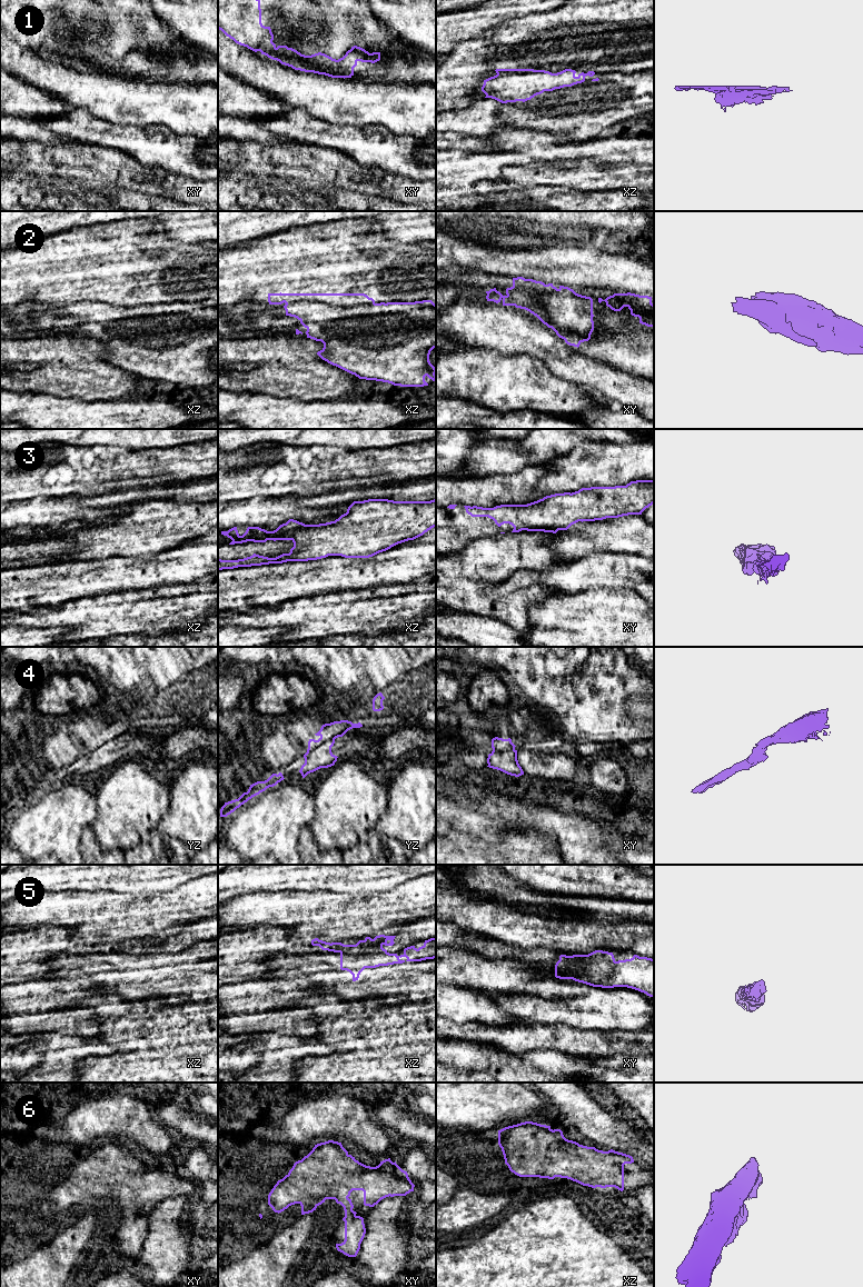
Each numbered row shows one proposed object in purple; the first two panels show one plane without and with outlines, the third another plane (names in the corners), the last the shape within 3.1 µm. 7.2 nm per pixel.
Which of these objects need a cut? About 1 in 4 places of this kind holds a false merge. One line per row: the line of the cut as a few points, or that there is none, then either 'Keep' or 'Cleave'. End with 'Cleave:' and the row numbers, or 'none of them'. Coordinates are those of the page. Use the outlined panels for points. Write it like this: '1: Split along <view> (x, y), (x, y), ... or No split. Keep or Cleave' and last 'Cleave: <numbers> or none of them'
1: Split along xz (535, 70), (499, 72), (497, 75). Cleave
2: Split along xz (374, 302), (333, 306), (314, 301), (294, 301), (286, 305). Cleave
3: No split. Keep
4: Split along yz (334, 738), (327, 739), (307, 751). Cleave
5: Split along xz (340, 951), (349, 954), (386, 953). Cleave
6: No split. Keep
Cleave: 1, 2, 4, 5

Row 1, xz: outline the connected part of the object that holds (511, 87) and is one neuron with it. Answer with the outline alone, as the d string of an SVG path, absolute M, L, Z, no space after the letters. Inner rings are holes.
M565 69L557 73L552 73L545 70L535 70L534 72L516 73L506 72L498 73L484 80L482 91L486 94L485 98L495 99L502 103L527 101L544 91L553 91L564 87L572 87L585 81L585 77L593 77L594 71L579 73Z

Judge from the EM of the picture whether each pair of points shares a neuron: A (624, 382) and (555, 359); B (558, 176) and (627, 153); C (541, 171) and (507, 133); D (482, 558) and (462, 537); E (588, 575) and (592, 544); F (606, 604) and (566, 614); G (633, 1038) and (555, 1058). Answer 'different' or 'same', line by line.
A: same
B: same
C: same
D: different
E: different
F: same
G: different

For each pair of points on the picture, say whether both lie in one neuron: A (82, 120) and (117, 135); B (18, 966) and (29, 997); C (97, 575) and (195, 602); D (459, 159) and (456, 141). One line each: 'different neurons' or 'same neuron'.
A: same neuron
B: different neurons
C: different neurons
D: different neurons

